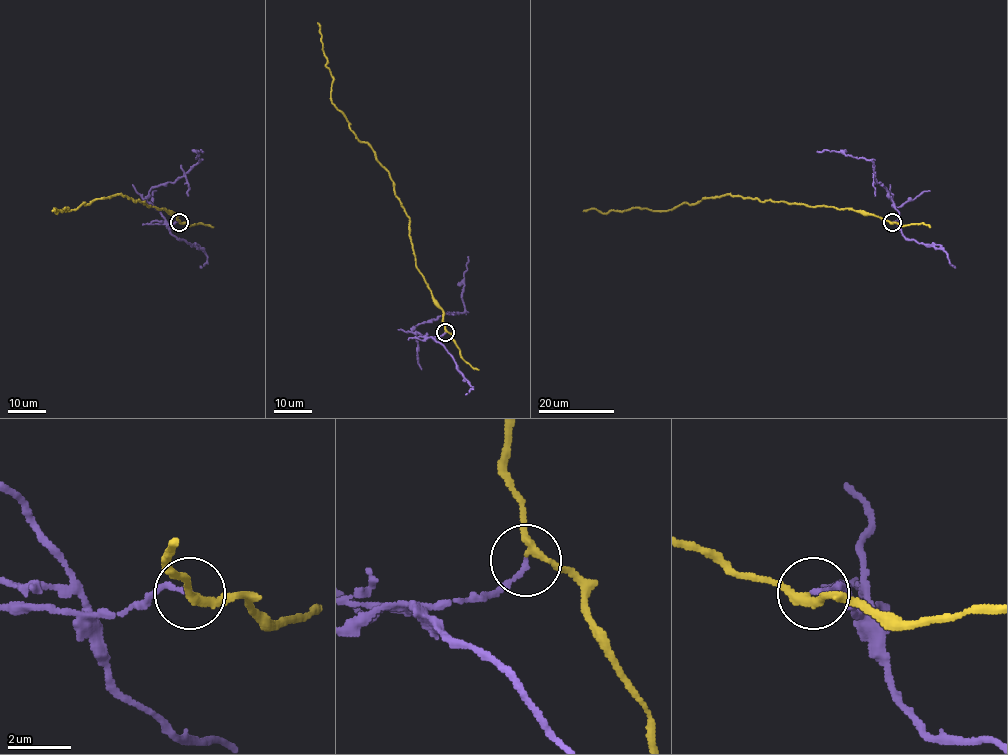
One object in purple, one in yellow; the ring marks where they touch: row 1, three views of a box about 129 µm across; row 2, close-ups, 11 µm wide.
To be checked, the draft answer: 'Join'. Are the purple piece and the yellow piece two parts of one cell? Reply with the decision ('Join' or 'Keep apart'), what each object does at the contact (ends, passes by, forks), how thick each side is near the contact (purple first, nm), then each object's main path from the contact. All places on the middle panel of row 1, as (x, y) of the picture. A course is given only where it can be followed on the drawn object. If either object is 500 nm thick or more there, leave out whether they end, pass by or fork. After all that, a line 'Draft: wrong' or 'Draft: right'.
Keep apart. At the ring purple ends. At the ring yellow passes by. Thickness 170 nm (purple) against 220 nm. Course of purple: (445, 331), (425, 338), (412, 331), (418, 324), (445, 314), (465, 311), (462, 292), (467, 256). Course of yellow: (445, 331), (443, 310), (416, 267), (410, 218), (389, 172), (331, 102), (333, 77), (326, 65), (317, 23)
Draft: wrong

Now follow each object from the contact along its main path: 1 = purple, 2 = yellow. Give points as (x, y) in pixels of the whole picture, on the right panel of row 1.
1: (892, 222), (899, 223), (899, 212), (888, 191), (874, 178), (871, 161), (840, 151), (816, 151)
2: (892, 222), (847, 208), (761, 201), (729, 194), (663, 211), (646, 208), (607, 213), (596, 209), (583, 211)

